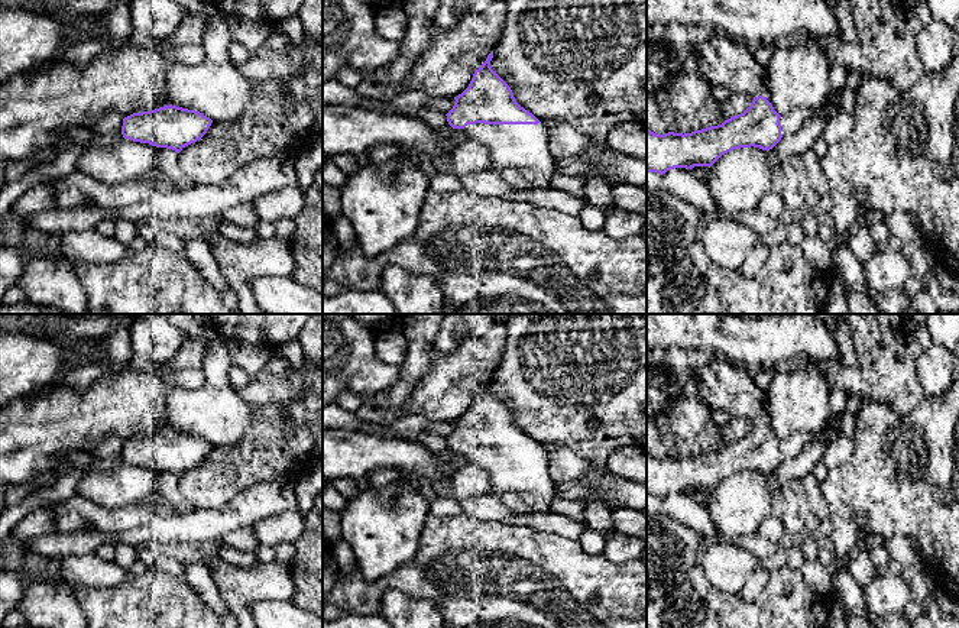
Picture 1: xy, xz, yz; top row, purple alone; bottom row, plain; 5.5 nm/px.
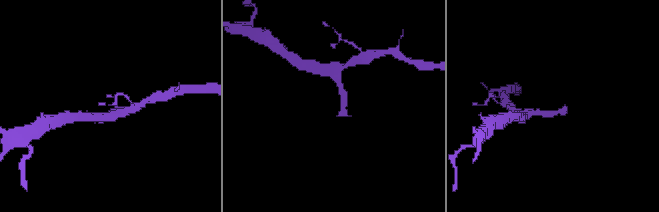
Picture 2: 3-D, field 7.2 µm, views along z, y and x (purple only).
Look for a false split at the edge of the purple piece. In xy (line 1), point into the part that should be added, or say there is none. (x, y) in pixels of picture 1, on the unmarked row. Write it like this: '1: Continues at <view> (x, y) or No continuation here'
1: No continuation here

